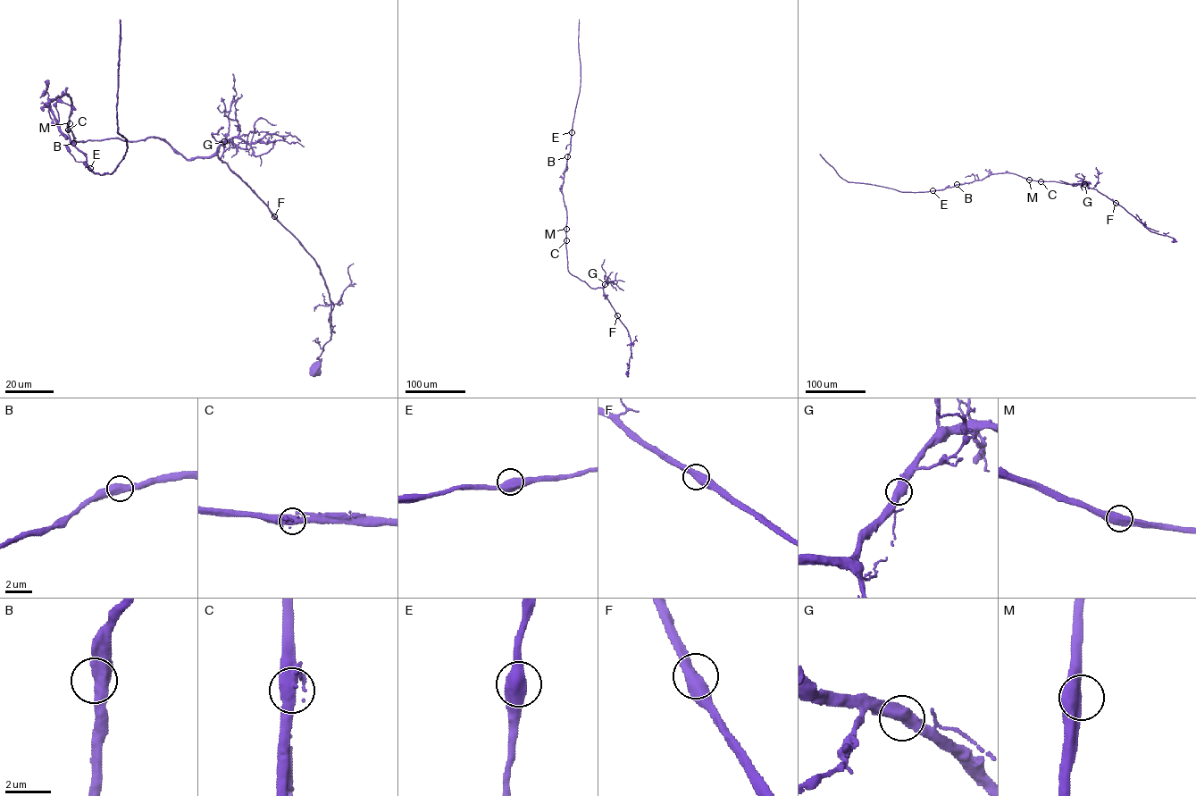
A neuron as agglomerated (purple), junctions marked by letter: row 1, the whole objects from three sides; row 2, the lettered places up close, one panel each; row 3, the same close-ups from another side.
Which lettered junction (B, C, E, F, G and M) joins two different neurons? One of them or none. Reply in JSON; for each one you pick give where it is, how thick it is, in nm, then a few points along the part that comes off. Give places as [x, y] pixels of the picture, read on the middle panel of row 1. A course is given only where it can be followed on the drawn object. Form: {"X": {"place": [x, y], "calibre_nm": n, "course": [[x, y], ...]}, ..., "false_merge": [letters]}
{"false_merge": []}

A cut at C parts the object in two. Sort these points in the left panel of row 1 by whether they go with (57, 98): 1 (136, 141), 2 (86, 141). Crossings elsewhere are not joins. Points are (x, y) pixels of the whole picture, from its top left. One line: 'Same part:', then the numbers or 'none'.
Same part: none

